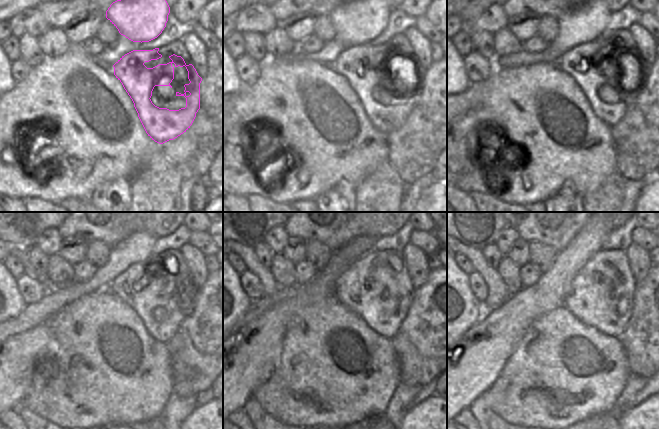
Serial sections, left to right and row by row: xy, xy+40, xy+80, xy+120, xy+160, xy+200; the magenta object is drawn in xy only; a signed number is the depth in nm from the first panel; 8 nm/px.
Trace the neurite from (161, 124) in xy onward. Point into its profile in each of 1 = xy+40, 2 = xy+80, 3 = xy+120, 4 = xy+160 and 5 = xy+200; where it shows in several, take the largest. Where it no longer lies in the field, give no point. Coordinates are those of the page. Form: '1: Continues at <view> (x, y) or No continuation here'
1: Continues at xy+40 (356, 22)
2: Continues at xy+80 (577, 28)
3: Continues at xy+120 (125, 273)
4: Continues at xy+160 (376, 287)
5: Continues at xy+200 (602, 294)

